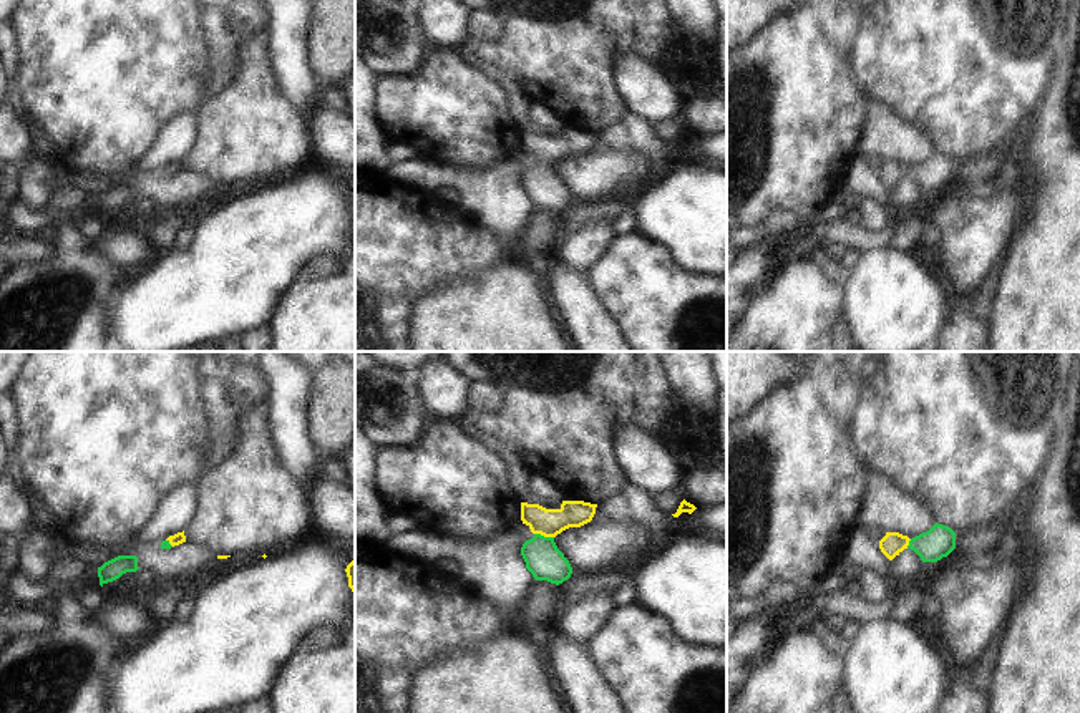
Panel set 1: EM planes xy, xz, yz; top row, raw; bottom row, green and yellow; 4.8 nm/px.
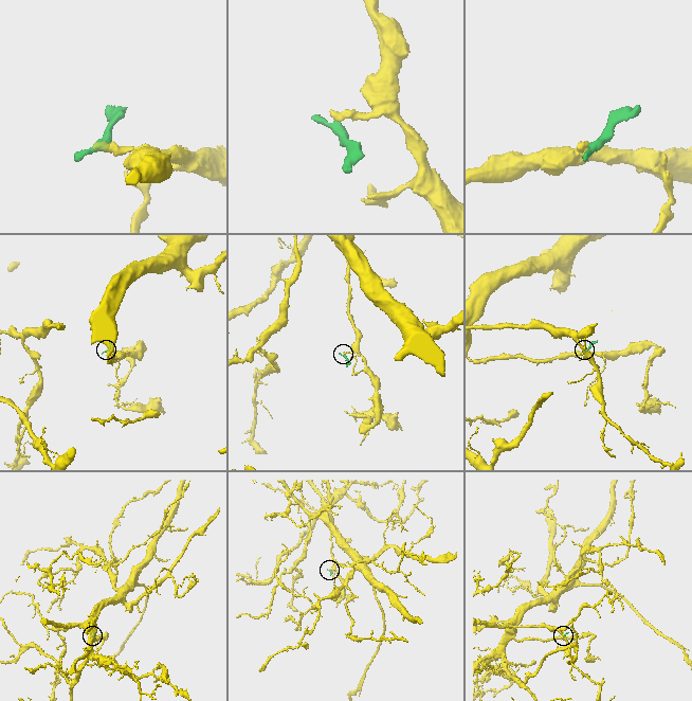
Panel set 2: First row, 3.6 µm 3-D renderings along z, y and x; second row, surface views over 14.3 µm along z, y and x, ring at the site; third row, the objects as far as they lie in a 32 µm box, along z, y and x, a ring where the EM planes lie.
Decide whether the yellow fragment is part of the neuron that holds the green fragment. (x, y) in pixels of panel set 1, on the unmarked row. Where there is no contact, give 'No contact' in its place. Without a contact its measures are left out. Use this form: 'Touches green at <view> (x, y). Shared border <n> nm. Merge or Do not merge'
Touches green at xz (544, 166). Shared border 100 nm. Merge

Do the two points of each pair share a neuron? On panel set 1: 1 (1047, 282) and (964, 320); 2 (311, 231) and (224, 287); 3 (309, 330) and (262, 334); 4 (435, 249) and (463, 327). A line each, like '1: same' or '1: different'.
1: different
2: same
3: different
4: different

